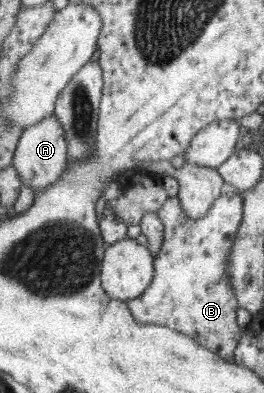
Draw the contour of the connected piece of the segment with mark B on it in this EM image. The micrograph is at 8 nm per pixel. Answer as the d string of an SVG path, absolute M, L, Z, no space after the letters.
M227 188L216 200L216 204L213 205L213 209L207 217L199 221L191 221L189 217L185 217L185 213L181 209L181 201L177 197L171 197L166 201L165 206L158 212L165 227L165 241L163 249L156 259L156 276L141 297L128 302L137 322L143 325L175 329L193 337L202 346L217 353L228 362L236 361L235 352L245 331L239 329L239 323L237 323L237 311L239 311L240 303L234 292L230 276L229 254L236 245L236 235L243 222L244 206L243 197Z

